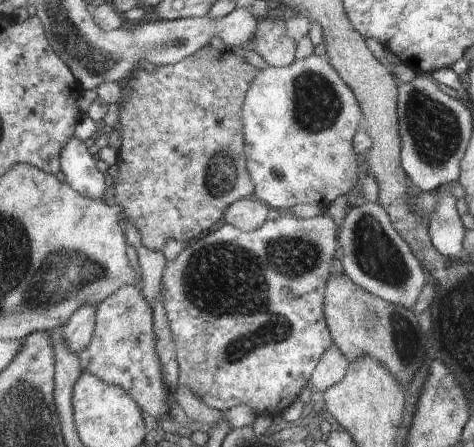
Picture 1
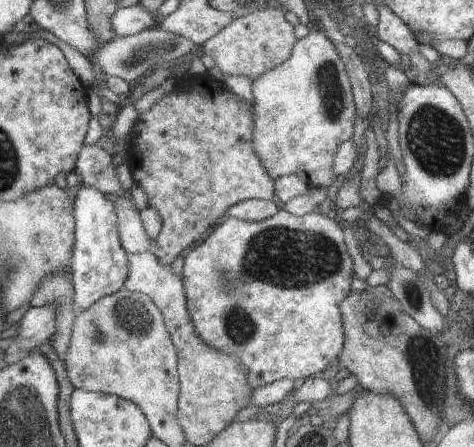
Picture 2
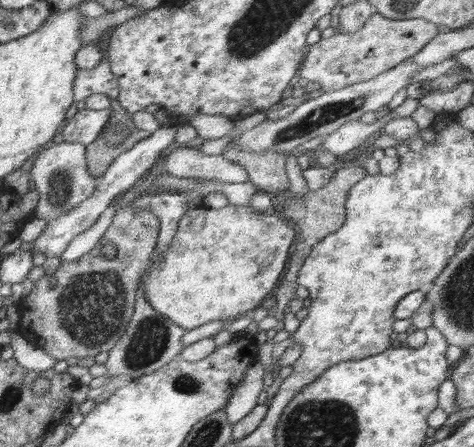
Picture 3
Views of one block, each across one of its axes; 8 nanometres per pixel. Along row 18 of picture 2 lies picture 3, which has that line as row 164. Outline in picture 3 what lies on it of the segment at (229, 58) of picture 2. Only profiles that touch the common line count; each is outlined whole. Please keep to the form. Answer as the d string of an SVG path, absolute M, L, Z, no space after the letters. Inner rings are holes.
M230 141L221 154L226 160L239 164L246 169L248 181L258 190L279 193L290 186L287 173L287 156L266 149L259 153L243 153Z

